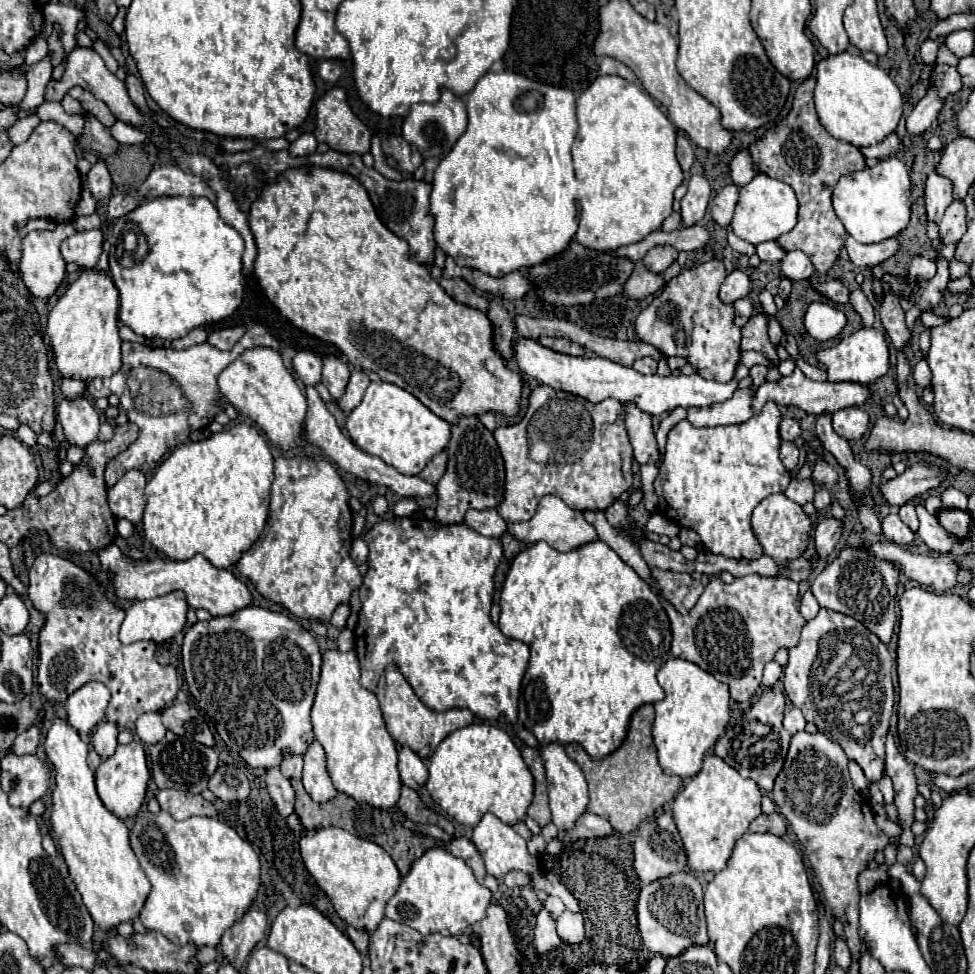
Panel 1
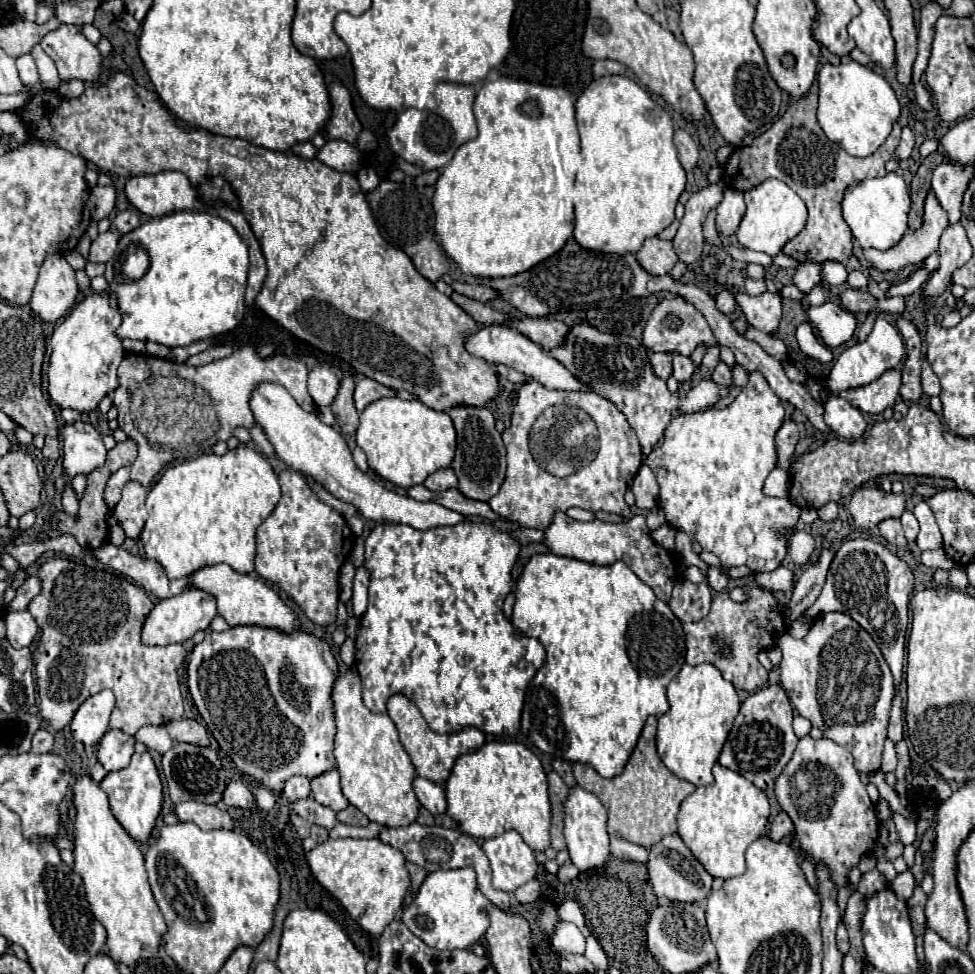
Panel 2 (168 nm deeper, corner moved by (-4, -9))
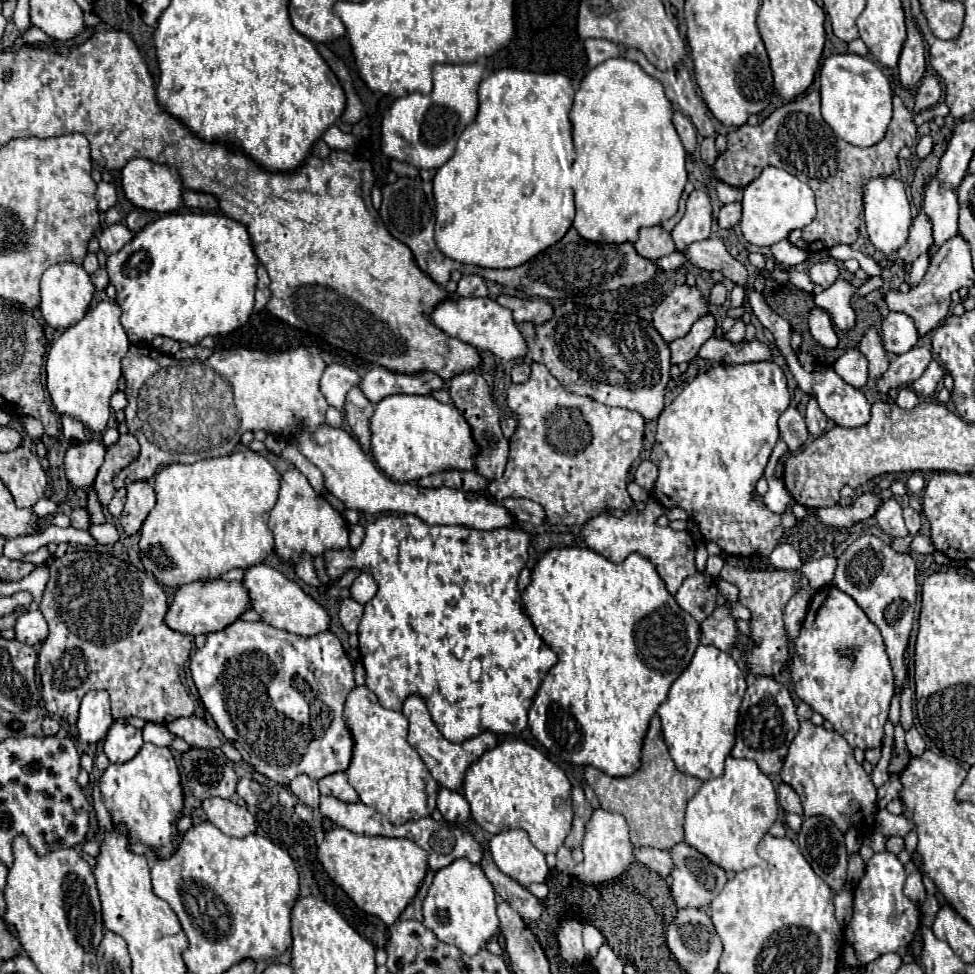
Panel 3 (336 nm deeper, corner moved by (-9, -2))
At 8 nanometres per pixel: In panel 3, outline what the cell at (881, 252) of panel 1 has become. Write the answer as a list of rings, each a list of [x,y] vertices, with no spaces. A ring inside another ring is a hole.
[[[920,210],[910,226],[910,236],[908,236],[906,244],[898,250],[898,256],[906,264],[912,264],[922,252],[928,252],[932,248],[932,244],[934,244],[934,238],[932,238],[930,216],[924,210]]]

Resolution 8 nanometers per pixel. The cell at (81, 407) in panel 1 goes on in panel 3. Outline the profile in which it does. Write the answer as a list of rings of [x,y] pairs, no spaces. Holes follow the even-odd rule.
[[[84,440],[78,444],[70,444],[64,454],[64,472],[74,490],[86,490],[104,462],[106,446],[100,440]]]

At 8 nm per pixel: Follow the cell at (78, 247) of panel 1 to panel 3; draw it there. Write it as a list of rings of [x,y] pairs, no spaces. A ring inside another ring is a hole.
[[[112,224],[102,232],[100,238],[100,248],[104,250],[106,256],[118,252],[124,244],[128,244],[128,240],[132,238],[132,232],[126,228],[126,224]]]

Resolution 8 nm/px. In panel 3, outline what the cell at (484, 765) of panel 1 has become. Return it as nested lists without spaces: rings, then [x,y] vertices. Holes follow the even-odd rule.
[[[504,740],[496,748],[486,750],[476,762],[472,762],[466,770],[462,794],[470,804],[470,816],[472,820],[482,826],[490,834],[498,834],[510,828],[522,828],[530,834],[532,844],[544,852],[556,852],[558,846],[562,846],[564,836],[568,834],[568,828],[572,826],[572,806],[570,806],[570,782],[566,774],[550,762],[540,750],[530,746],[524,740]]]

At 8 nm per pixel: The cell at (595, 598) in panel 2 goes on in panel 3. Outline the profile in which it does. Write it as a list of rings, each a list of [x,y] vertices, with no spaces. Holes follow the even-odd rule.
[[[578,546],[552,548],[544,554],[542,560],[536,562],[536,566],[532,568],[532,582],[522,592],[522,610],[530,618],[530,622],[534,624],[538,636],[560,656],[556,666],[552,666],[546,672],[546,676],[540,684],[540,690],[538,690],[530,710],[528,710],[528,726],[534,734],[534,738],[542,746],[546,746],[550,754],[556,754],[566,762],[590,764],[594,768],[600,768],[608,776],[630,776],[640,766],[640,748],[642,748],[644,734],[648,730],[650,718],[656,714],[660,704],[666,702],[672,682],[686,670],[686,666],[690,664],[690,660],[692,660],[692,656],[694,656],[694,652],[700,644],[700,626],[698,626],[698,622],[692,620],[692,616],[688,616],[688,612],[684,612],[676,604],[674,596],[666,590],[664,582],[660,580],[654,564],[650,560],[646,560],[644,556],[640,556],[638,552],[630,554],[624,562],[614,564],[614,562],[606,560],[604,556],[592,552],[590,548]]]

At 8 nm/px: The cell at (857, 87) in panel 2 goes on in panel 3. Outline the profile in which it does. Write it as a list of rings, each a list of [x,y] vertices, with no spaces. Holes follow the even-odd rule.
[[[832,54],[820,68],[822,118],[848,144],[868,148],[878,144],[892,120],[892,86],[882,70],[858,54]]]

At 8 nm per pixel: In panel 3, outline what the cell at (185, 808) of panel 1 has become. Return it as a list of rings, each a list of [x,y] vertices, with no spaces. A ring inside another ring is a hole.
[[[224,798],[204,800],[202,808],[204,808],[208,820],[216,828],[220,828],[224,834],[246,836],[248,832],[256,830],[254,816],[246,808],[242,808],[230,800],[224,800]]]

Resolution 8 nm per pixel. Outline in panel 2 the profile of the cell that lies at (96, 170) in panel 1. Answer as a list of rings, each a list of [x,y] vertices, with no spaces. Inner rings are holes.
[[[107,185],[107,187],[93,187],[91,189],[91,197],[93,197],[93,221],[101,221],[105,217],[109,217],[109,213],[115,207],[115,187]]]

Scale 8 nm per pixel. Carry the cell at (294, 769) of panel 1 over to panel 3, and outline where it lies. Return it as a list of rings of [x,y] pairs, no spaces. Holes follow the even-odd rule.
[[[306,774],[296,776],[296,778],[290,782],[288,790],[290,790],[300,802],[304,802],[306,806],[310,806],[310,808],[318,808],[320,792],[318,792],[318,784],[316,784],[316,780],[312,780],[310,776],[306,776]]]

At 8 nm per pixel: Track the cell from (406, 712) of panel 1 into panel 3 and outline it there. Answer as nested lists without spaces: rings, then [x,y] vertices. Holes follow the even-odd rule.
[[[416,694],[406,698],[402,712],[404,712],[404,716],[410,722],[410,728],[408,728],[408,742],[410,742],[410,746],[416,748],[416,752],[422,758],[422,762],[430,770],[432,778],[440,786],[446,786],[450,790],[458,790],[462,786],[464,772],[466,772],[468,764],[472,764],[472,760],[478,760],[488,748],[494,748],[498,744],[498,736],[494,732],[482,732],[476,738],[470,738],[470,740],[464,740],[464,742],[450,742],[450,740],[446,740],[440,734],[440,730],[436,728],[436,724],[432,722],[432,716],[430,716],[424,700],[420,696],[416,696]]]

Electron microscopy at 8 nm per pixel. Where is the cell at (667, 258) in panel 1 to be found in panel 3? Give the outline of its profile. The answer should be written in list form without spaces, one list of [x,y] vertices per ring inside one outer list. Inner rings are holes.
[[[660,226],[642,228],[640,238],[634,242],[634,248],[636,248],[636,252],[640,252],[640,256],[644,256],[648,260],[658,260],[662,256],[676,252],[672,236],[666,230],[662,230]]]

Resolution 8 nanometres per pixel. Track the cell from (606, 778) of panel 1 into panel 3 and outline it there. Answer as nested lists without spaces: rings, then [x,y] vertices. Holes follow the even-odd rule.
[[[654,714],[650,720],[648,732],[642,744],[642,752],[640,752],[640,768],[632,776],[614,778],[594,766],[586,766],[584,778],[590,784],[590,788],[596,792],[602,808],[620,812],[626,818],[626,824],[630,828],[630,840],[634,846],[650,846],[660,850],[668,850],[672,848],[672,844],[678,844],[684,840],[684,810],[688,800],[702,786],[700,778],[682,774],[674,766],[662,738],[658,714]]]

